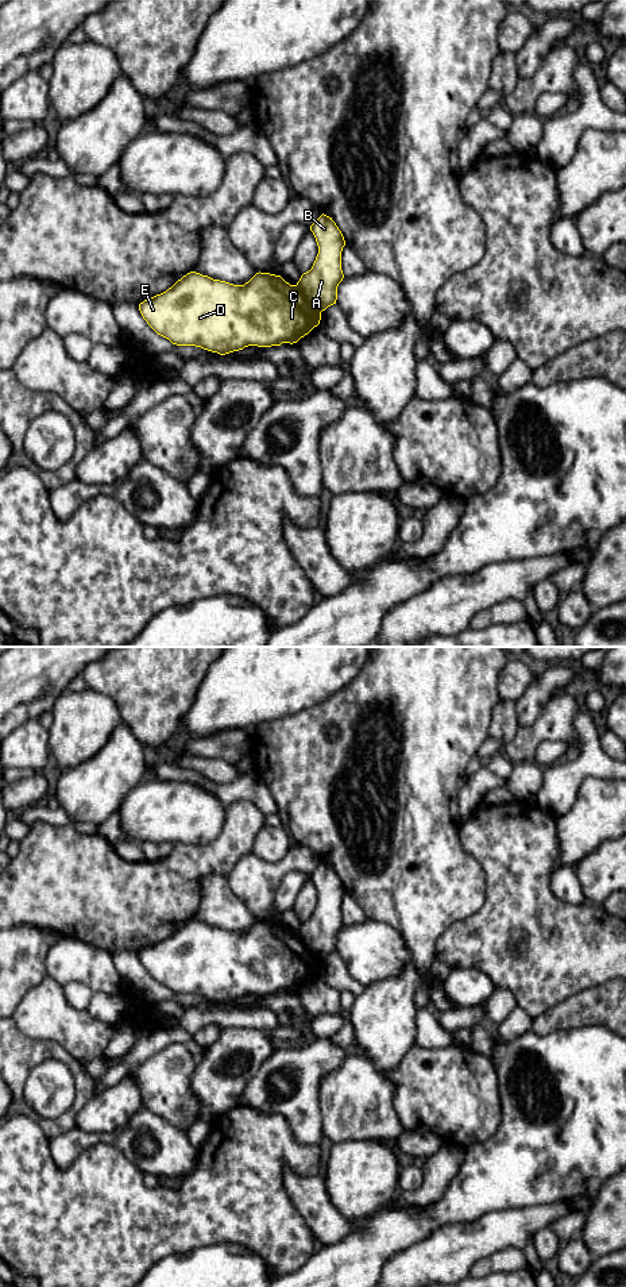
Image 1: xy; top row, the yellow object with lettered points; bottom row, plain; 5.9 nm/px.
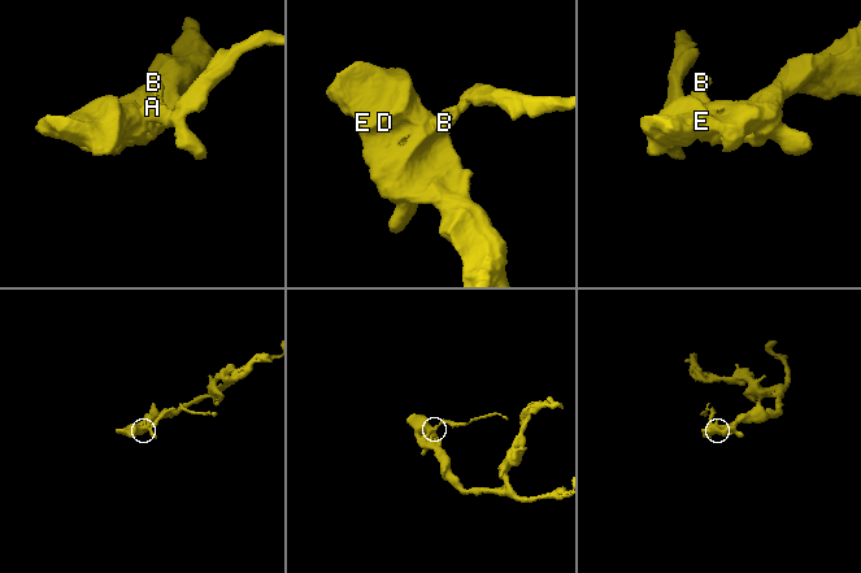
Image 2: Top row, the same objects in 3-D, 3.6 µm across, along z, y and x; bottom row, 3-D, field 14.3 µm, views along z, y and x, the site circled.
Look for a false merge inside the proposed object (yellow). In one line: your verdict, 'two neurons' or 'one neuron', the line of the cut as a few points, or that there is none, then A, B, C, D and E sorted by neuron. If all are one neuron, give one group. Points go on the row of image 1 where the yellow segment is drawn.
two neurons; cut xy (296, 285), (306, 304), (320, 312); groups A B / C D E

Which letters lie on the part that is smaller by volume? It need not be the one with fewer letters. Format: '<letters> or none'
A, B

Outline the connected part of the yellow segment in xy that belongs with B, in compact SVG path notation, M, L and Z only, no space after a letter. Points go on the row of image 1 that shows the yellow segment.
M321 215L312 226L318 254L312 269L304 273L297 282L312 311L325 311L336 304L337 286L343 281L341 251L344 236L332 217Z

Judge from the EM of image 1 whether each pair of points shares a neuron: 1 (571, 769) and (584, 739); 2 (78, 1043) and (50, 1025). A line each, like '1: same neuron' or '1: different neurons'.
1: same neuron
2: same neuron

